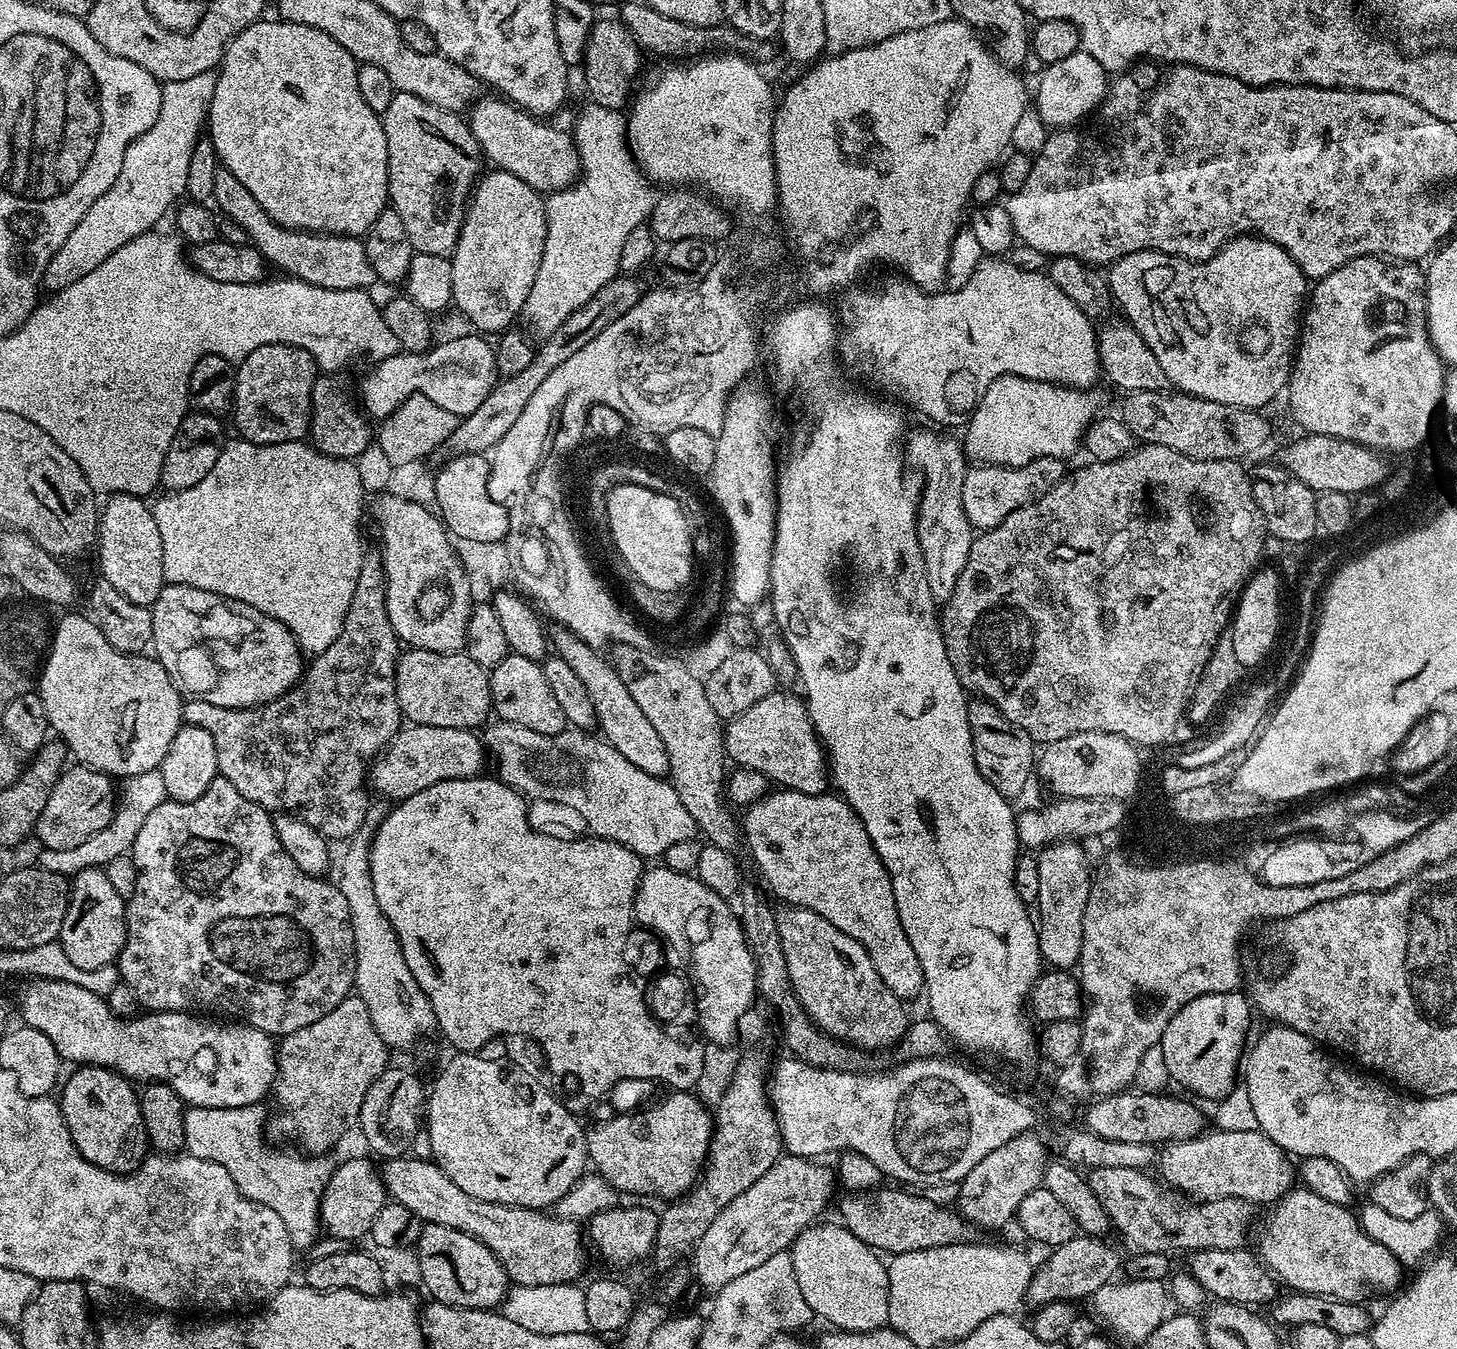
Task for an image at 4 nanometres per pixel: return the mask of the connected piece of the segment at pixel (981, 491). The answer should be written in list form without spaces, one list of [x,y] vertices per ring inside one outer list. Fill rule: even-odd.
[[[1059,456],[1038,458],[1026,466],[1003,468],[1001,464],[969,467],[962,482],[962,504],[973,529],[987,530],[998,526],[1014,510],[1042,498],[1066,475],[1065,461]]]

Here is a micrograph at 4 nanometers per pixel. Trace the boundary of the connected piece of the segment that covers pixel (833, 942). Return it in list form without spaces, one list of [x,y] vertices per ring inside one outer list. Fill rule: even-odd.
[[[789,904],[781,907],[776,917],[793,991],[813,1022],[826,1035],[861,1050],[891,1049],[899,1044],[908,1030],[910,1015],[904,1009],[905,1001],[899,1000],[874,970],[867,950],[809,908]]]

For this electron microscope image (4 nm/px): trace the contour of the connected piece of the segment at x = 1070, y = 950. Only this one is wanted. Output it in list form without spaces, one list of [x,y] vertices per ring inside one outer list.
[[[1075,839],[1057,840],[1039,853],[1038,896],[1034,912],[1038,917],[1040,954],[1045,965],[1056,970],[1072,970],[1082,954],[1082,922],[1086,918],[1086,902],[1094,879],[1094,868],[1088,865],[1089,853]]]

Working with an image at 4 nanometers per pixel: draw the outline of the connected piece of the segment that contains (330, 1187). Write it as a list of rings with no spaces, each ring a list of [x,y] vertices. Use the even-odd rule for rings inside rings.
[[[356,1156],[353,1160],[337,1163],[332,1170],[332,1177],[324,1191],[320,1203],[320,1222],[325,1233],[329,1232],[336,1240],[356,1242],[371,1233],[374,1218],[378,1218],[378,1210],[389,1203],[388,1191],[384,1189],[384,1177],[379,1167],[375,1168],[368,1160]]]

